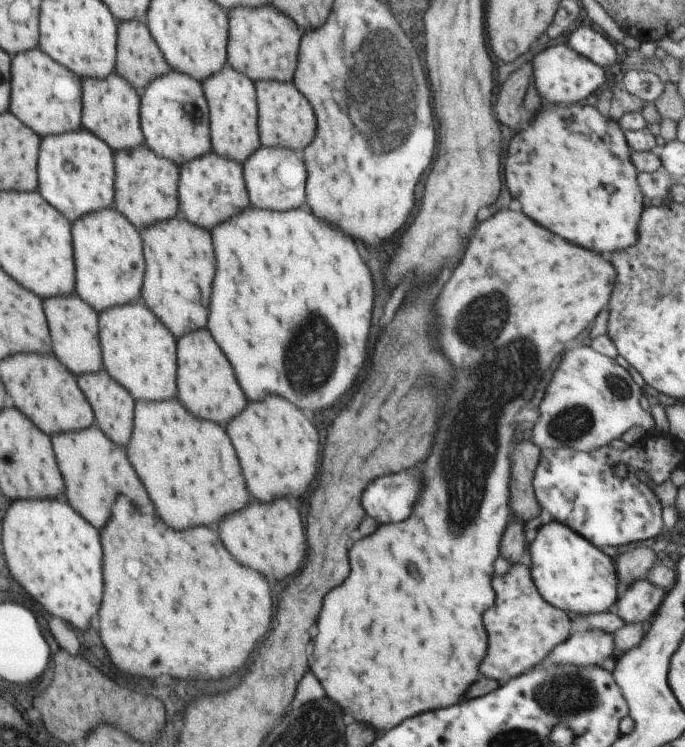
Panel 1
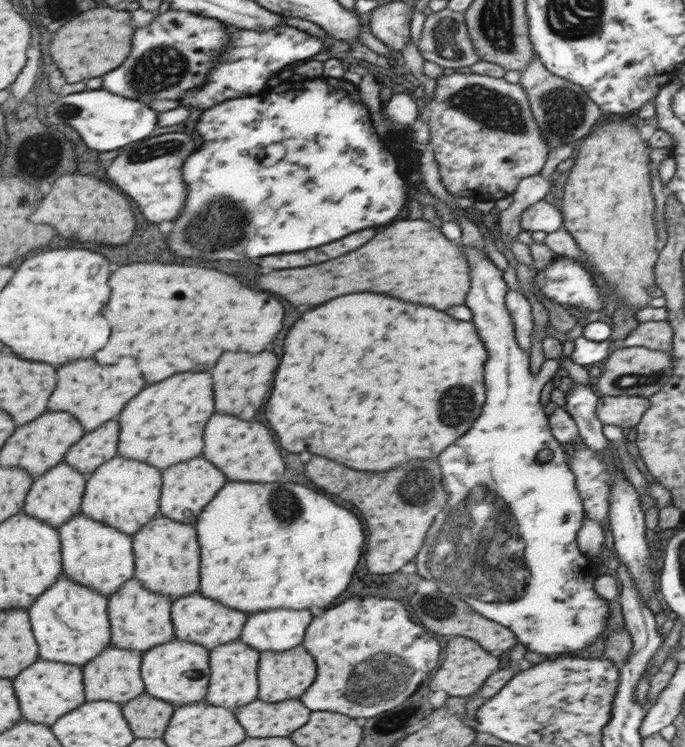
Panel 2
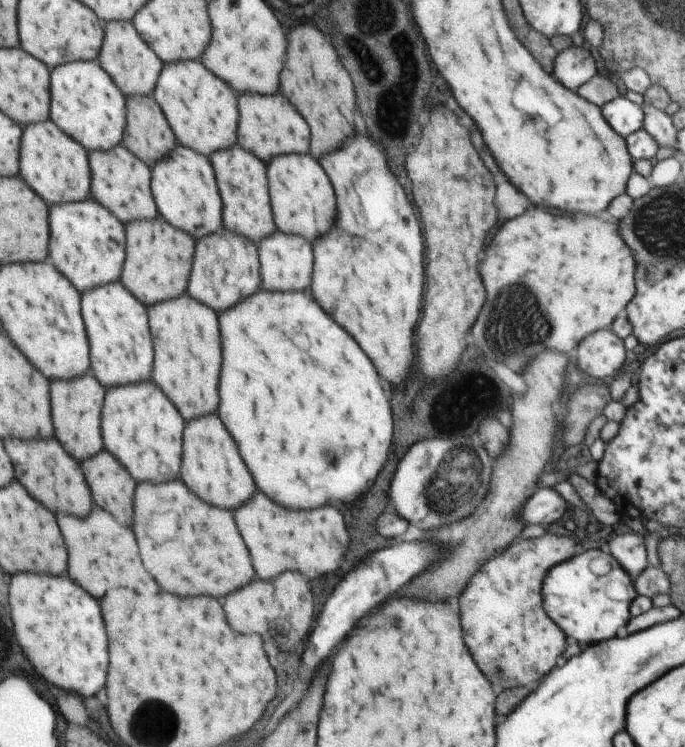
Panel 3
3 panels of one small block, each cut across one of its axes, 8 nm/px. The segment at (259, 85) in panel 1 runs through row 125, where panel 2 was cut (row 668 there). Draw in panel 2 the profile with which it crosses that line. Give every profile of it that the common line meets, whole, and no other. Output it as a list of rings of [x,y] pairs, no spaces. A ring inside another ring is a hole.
[[[302,643],[290,650],[262,651],[259,653],[257,679],[259,684],[258,698],[266,702],[280,702],[286,698],[300,698],[306,688],[314,683],[317,666],[314,657],[306,651]]]

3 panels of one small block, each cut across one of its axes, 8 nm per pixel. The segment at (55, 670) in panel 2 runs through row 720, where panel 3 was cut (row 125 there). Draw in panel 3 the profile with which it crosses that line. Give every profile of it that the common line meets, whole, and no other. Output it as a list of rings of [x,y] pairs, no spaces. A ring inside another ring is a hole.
[[[53,120],[24,128],[21,138],[19,175],[48,204],[78,203],[92,198],[92,168],[87,150],[71,139]]]

